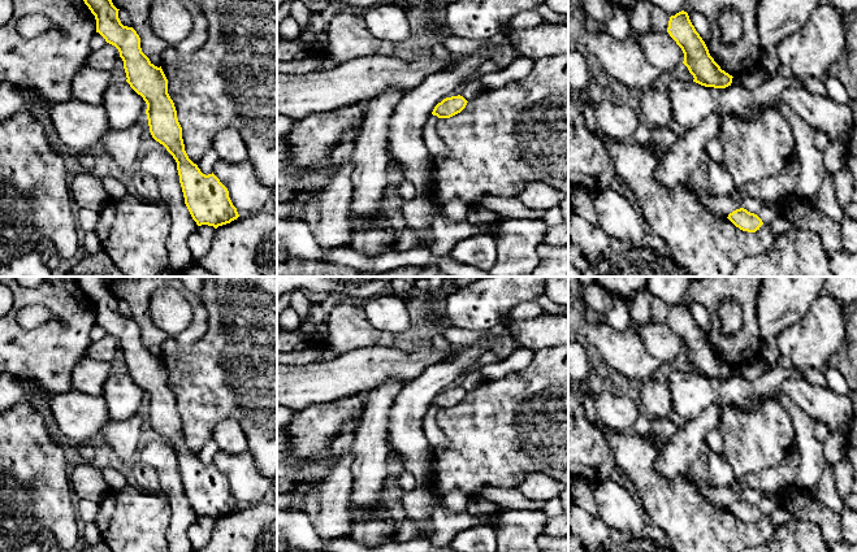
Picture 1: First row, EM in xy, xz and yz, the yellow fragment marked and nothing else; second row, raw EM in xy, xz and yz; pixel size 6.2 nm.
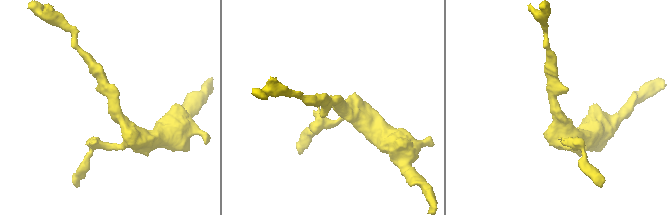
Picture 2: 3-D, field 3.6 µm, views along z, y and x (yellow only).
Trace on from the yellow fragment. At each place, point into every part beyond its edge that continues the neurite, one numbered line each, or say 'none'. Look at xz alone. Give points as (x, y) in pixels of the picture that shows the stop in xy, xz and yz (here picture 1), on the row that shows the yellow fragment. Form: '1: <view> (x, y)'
none

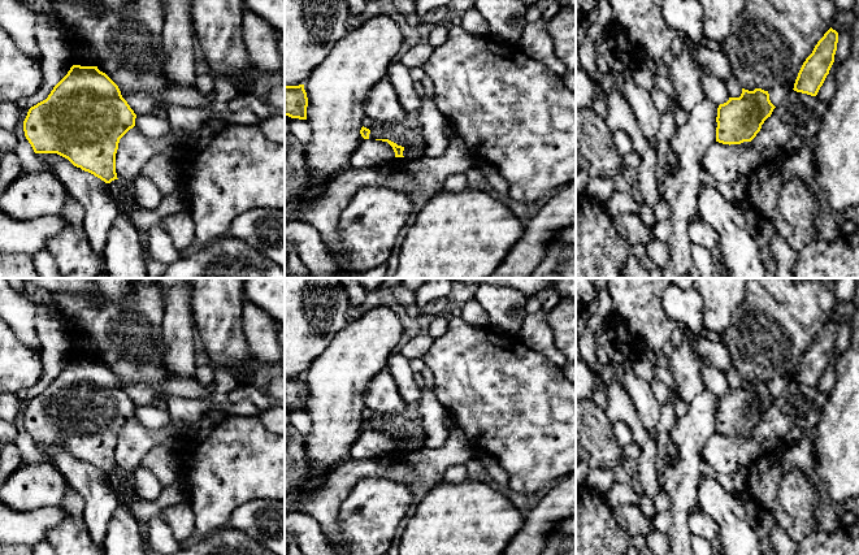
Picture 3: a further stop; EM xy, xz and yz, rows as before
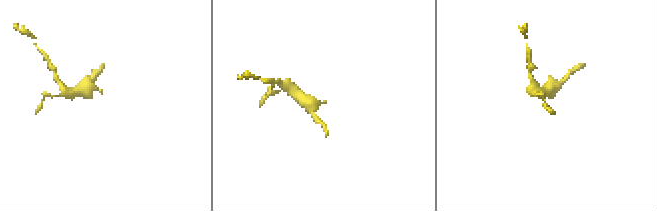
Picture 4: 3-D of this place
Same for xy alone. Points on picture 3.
none

